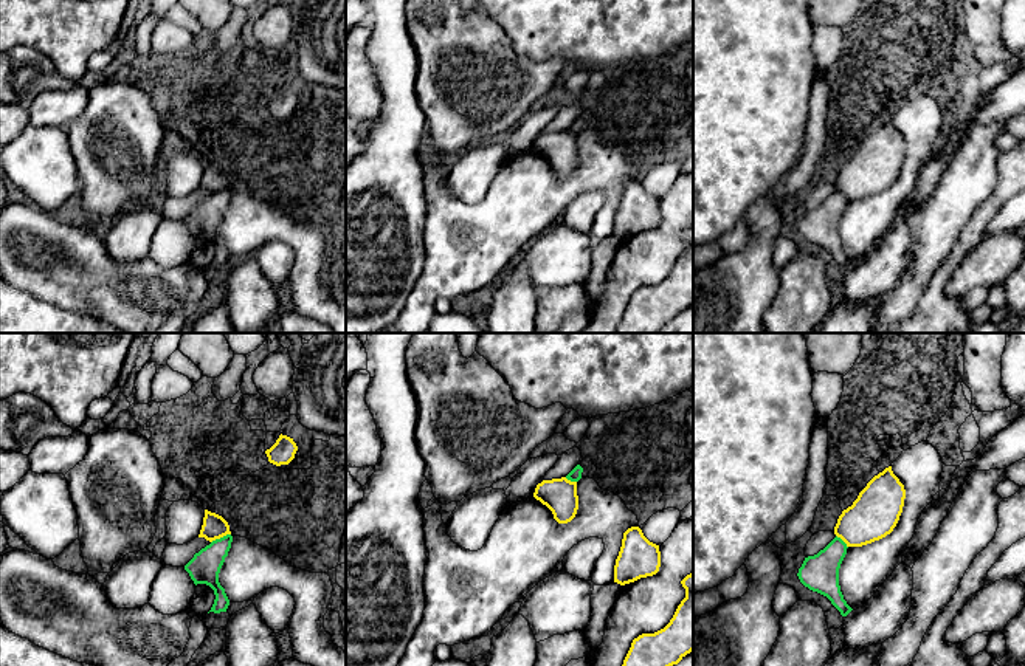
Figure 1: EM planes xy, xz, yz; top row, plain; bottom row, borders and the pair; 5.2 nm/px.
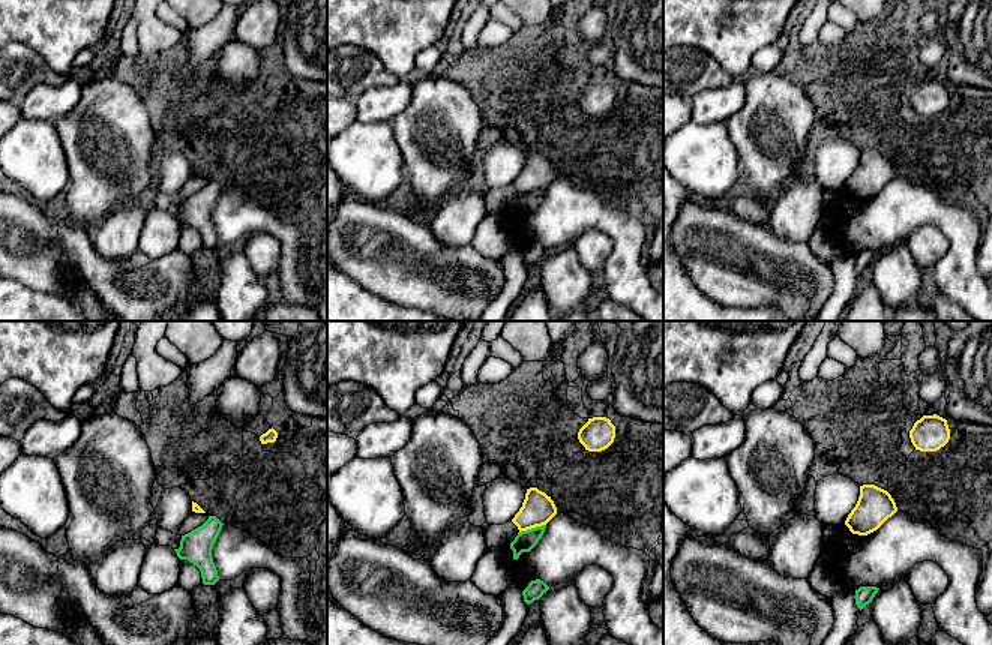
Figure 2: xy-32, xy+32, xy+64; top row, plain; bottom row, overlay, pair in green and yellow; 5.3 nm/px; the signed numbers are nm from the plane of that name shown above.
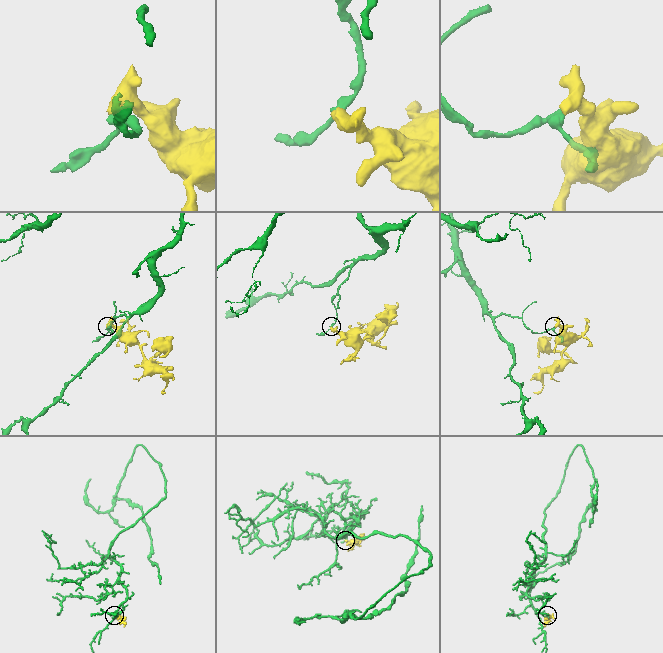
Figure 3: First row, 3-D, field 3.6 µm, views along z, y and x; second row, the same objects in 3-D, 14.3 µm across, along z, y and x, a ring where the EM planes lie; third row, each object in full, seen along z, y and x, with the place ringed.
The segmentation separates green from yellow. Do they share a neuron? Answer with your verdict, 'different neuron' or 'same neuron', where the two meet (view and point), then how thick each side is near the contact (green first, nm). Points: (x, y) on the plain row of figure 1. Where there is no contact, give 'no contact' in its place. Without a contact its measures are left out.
different neuron; meets green in xy at (220, 191); 160 nm thick on the green side, 130 nm on the other

